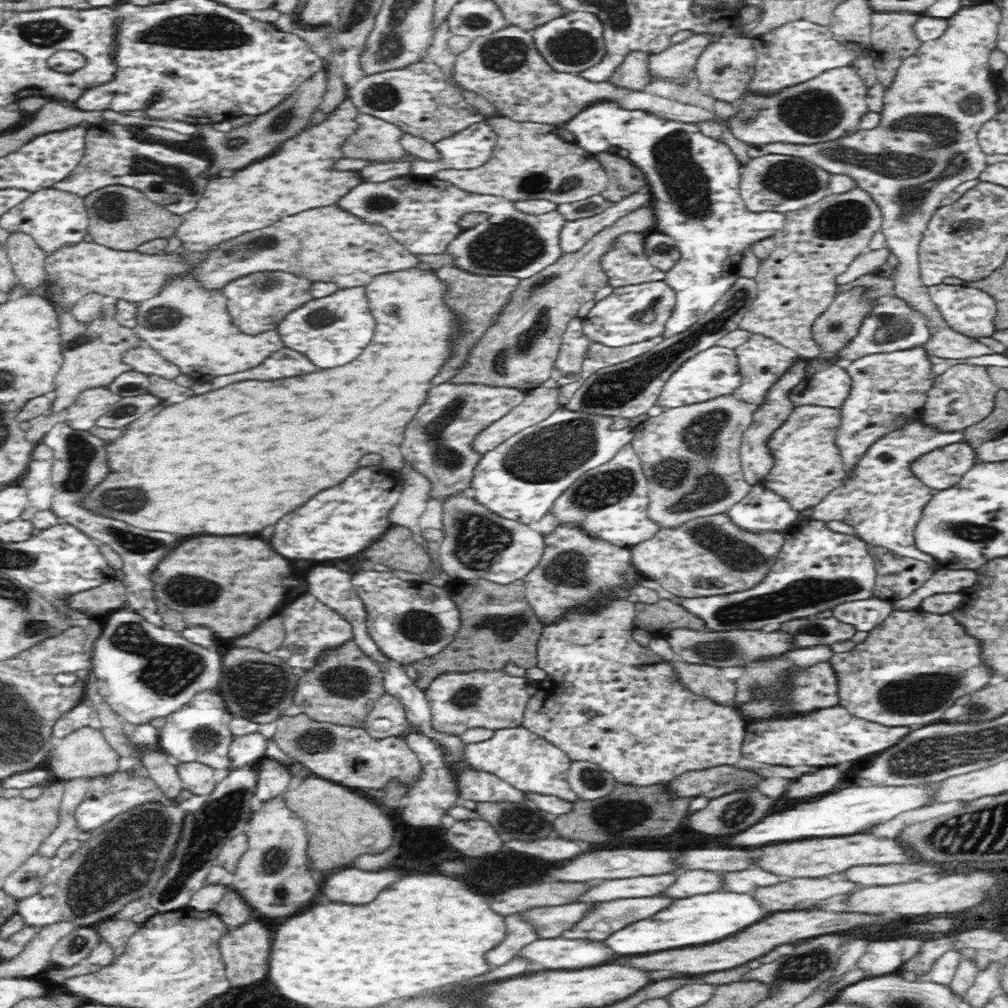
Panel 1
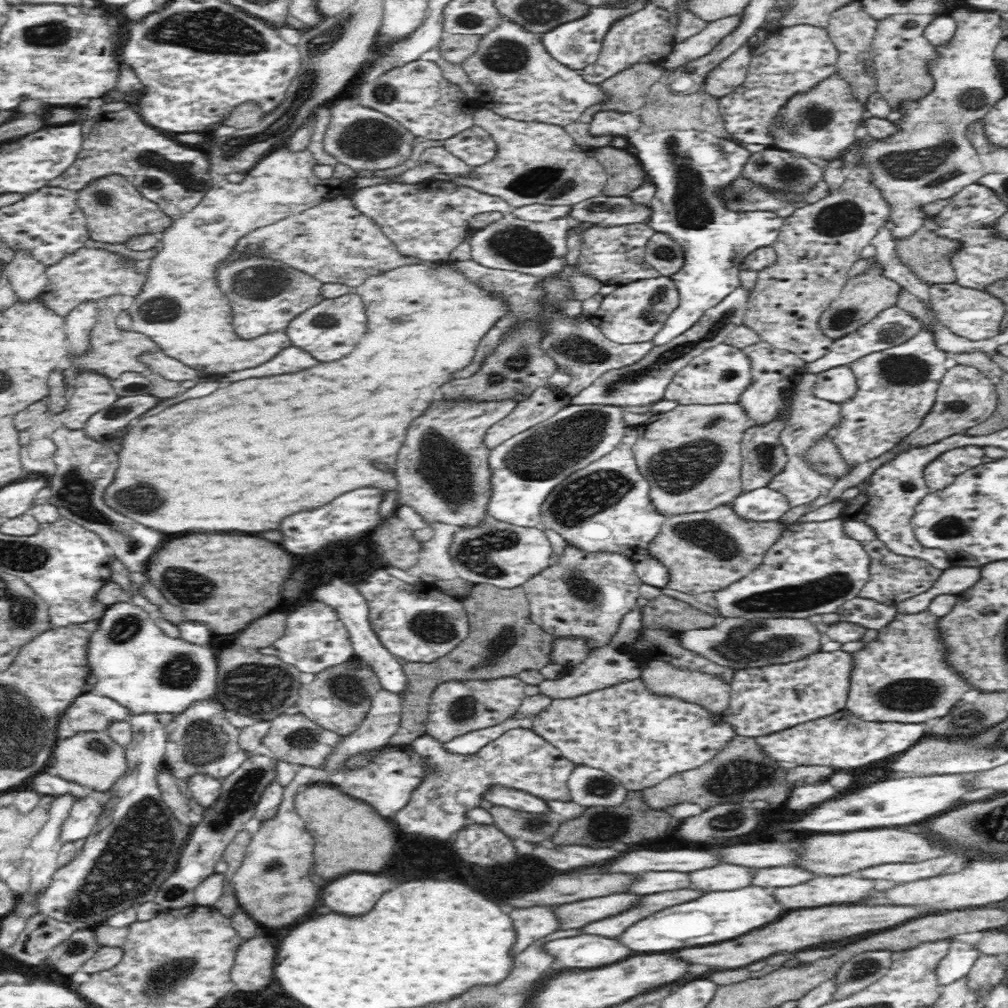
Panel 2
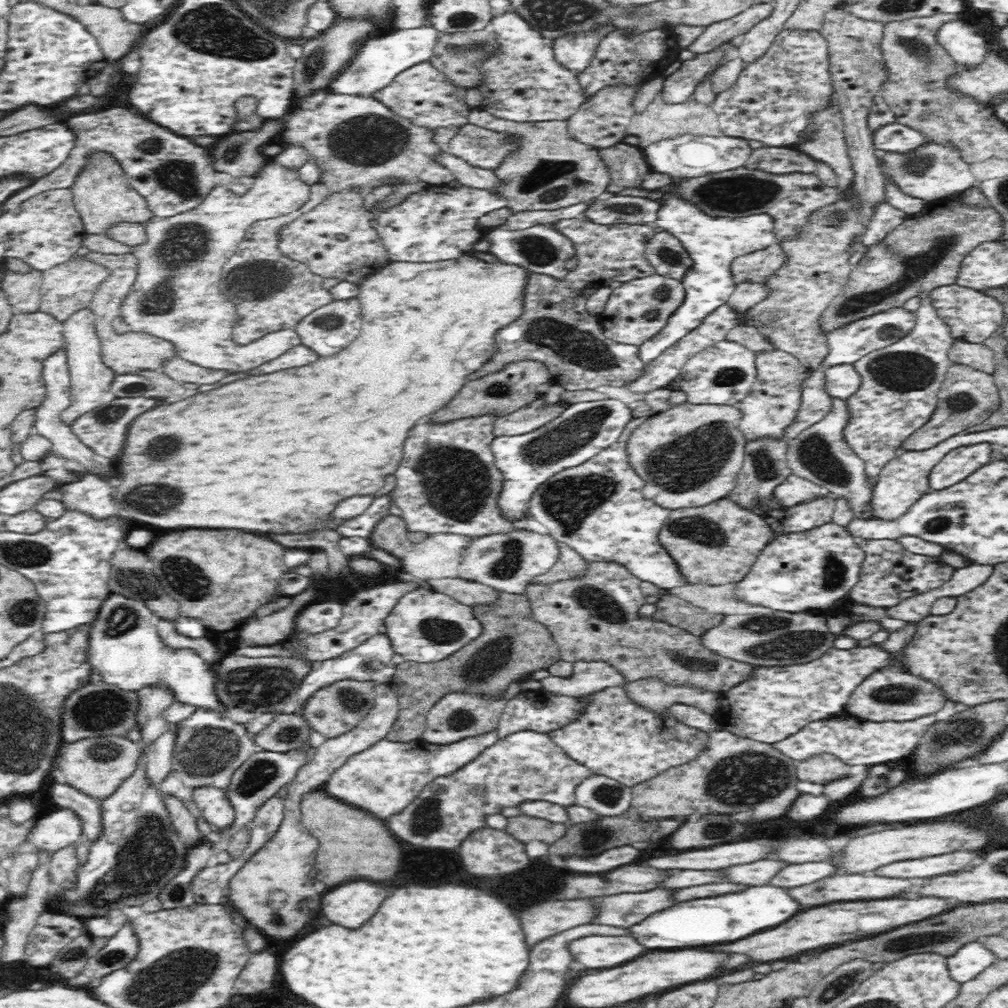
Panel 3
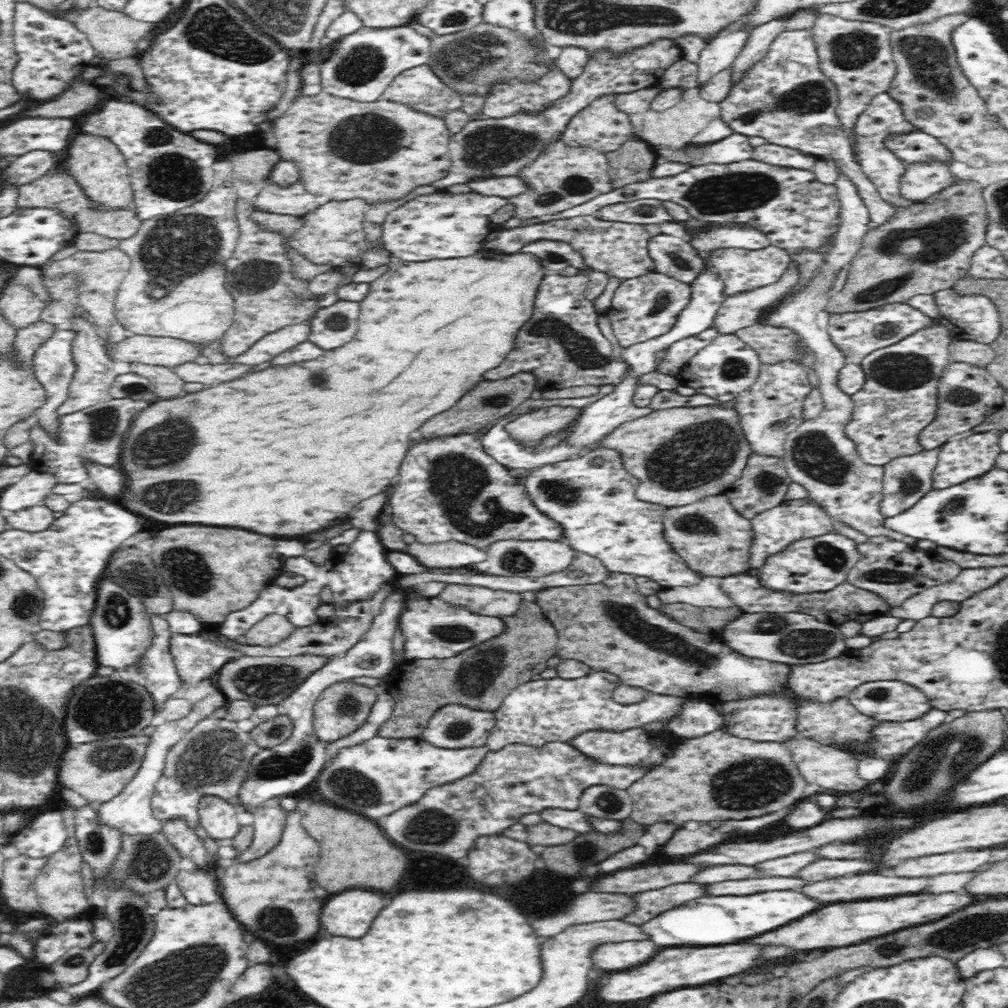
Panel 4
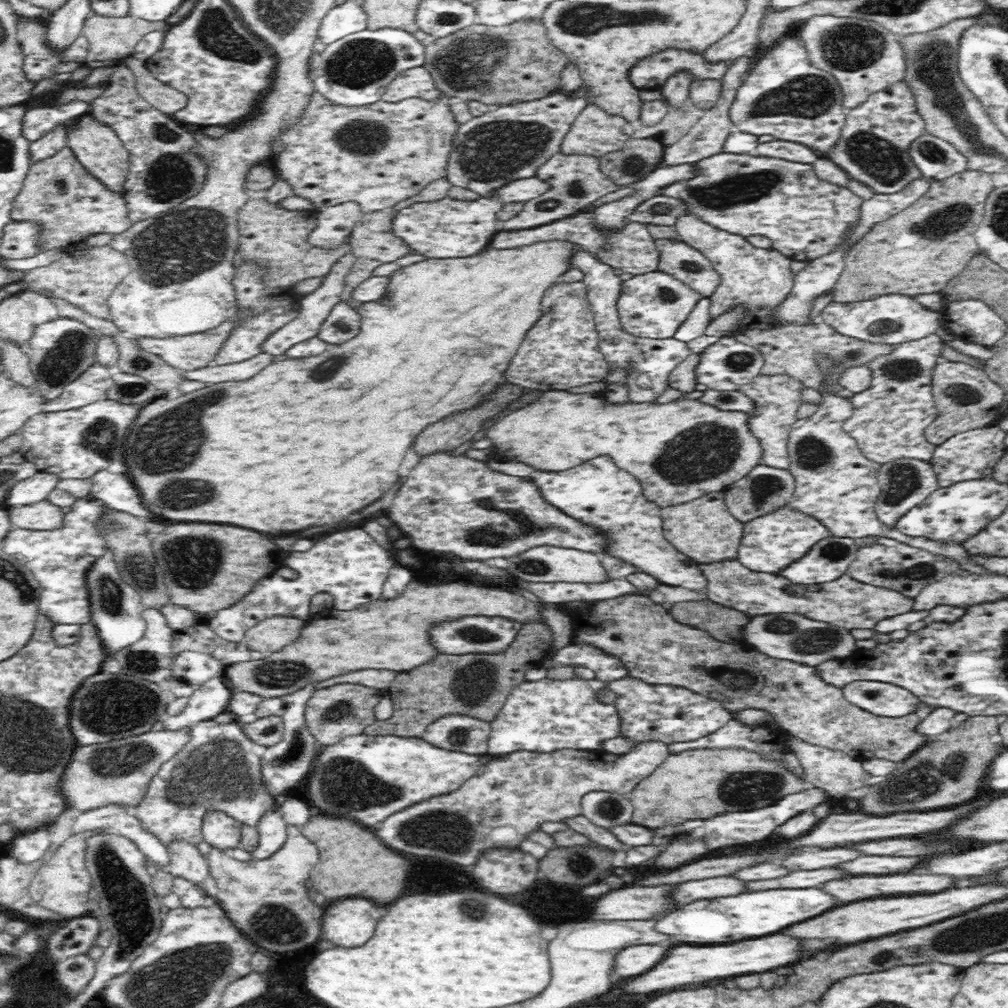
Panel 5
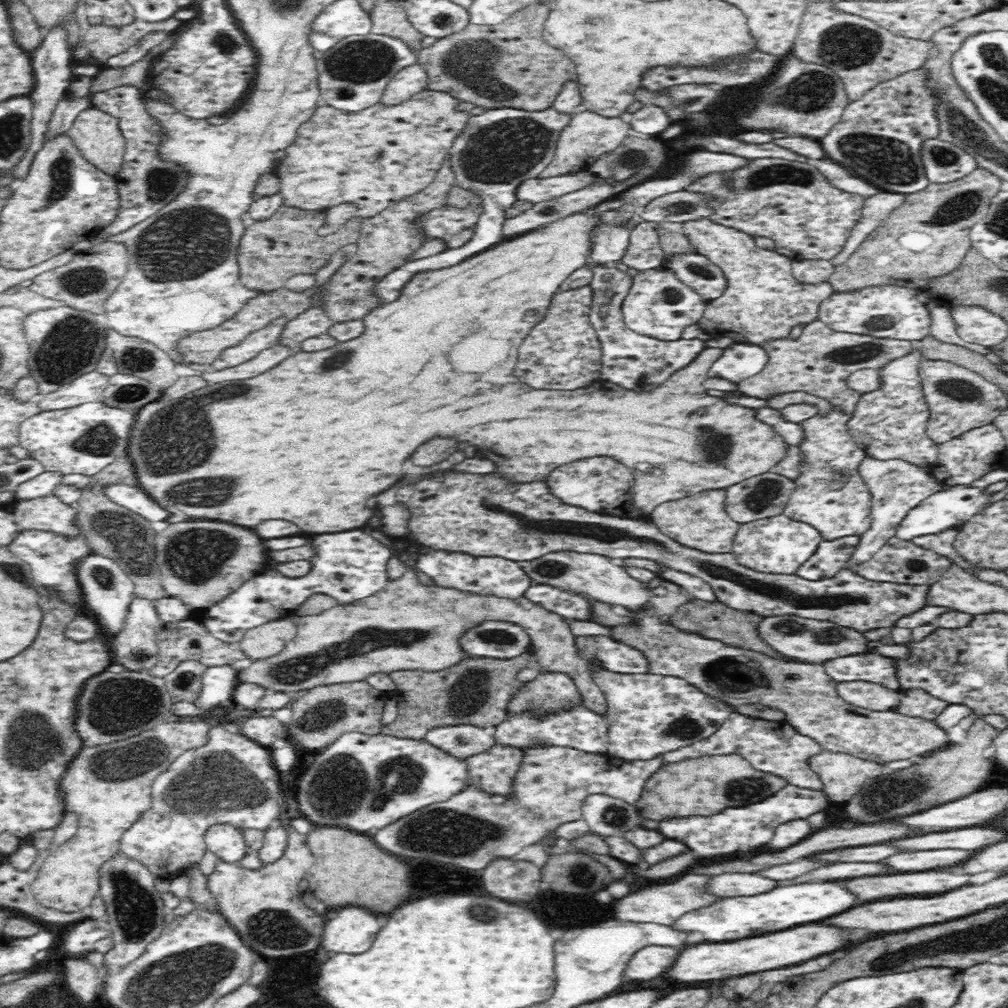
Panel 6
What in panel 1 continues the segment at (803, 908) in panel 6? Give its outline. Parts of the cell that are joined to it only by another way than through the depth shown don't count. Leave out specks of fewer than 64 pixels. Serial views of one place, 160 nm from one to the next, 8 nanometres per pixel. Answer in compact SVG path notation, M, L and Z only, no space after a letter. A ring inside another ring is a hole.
M728 892L698 894L692 898L674 900L668 908L660 910L652 918L616 930L604 940L604 944L616 954L648 954L668 948L696 946L696 944L716 942L734 932L740 932L742 928L750 926L752 922L758 922L764 916L766 914L760 910L760 906L756 906L754 898L748 894L728 894Z

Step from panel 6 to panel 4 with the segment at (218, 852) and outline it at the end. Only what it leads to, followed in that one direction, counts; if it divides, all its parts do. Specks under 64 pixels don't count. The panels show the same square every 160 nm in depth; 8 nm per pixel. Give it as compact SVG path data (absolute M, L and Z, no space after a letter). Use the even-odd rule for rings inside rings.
M216 795L200 797L197 813L199 822L210 838L222 840L232 838L242 828L238 824L238 806Z

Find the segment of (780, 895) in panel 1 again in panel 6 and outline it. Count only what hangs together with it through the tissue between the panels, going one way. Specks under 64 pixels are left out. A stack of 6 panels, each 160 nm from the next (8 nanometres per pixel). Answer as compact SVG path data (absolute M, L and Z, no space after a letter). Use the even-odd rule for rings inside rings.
M914 872L914 874L892 874L892 876L866 876L852 878L844 882L844 888L858 900L876 900L890 896L908 894L940 894L944 890L954 890L956 886L966 886L970 876L956 876L948 872Z

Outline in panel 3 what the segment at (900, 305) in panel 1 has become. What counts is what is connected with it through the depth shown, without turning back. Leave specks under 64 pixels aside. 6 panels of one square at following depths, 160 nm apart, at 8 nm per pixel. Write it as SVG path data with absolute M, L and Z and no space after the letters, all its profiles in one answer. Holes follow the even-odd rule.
M892 307L874 316L856 320L844 328L832 330L827 333L829 353L821 362L821 369L836 365L852 365L859 361L863 356L873 353L875 350L886 348L904 338L915 326L916 315L902 307Z

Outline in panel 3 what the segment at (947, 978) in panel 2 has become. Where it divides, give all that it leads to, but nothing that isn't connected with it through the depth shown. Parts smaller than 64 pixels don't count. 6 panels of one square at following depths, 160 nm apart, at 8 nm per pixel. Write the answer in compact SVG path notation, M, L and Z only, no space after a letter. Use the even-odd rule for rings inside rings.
M970 942L960 946L952 957L947 958L950 978L962 984L980 974L986 967L996 962L996 956L987 950L982 943Z

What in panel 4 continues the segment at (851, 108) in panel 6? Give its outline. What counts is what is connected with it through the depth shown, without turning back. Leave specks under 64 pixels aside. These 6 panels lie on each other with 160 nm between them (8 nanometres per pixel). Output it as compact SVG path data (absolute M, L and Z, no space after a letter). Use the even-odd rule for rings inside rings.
M888 92L878 94L868 109L860 114L858 122L856 122L856 149L858 149L858 157L860 157L860 167L864 174L876 185L880 196L897 208L910 208L914 202L904 197L901 190L900 177L904 170L904 161L892 154L885 148L883 140L888 133L905 133L916 129L905 120L901 113L900 105L892 101L892 97Z

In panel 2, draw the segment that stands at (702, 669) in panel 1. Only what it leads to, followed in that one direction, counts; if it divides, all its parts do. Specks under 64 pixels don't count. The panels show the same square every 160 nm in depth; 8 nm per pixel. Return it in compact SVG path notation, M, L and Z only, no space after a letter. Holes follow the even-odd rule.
M651 660L645 663L641 676L648 689L654 693L662 695L676 695L691 703L700 703L704 707L708 707L711 711L722 712L728 708L730 704L730 694L732 694L732 685L730 681L726 681L722 675L710 674L698 669L692 670L688 668L676 667L671 662L664 660Z

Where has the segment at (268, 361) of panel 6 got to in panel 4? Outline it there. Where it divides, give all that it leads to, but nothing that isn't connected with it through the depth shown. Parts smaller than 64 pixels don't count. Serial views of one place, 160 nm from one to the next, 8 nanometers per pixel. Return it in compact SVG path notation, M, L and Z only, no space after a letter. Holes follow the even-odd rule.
M186 362L172 368L174 374L182 378L185 383L200 383L204 384L206 388L218 386L226 380L234 380L242 374L248 372L248 366L240 366L240 364L194 364L194 362Z

